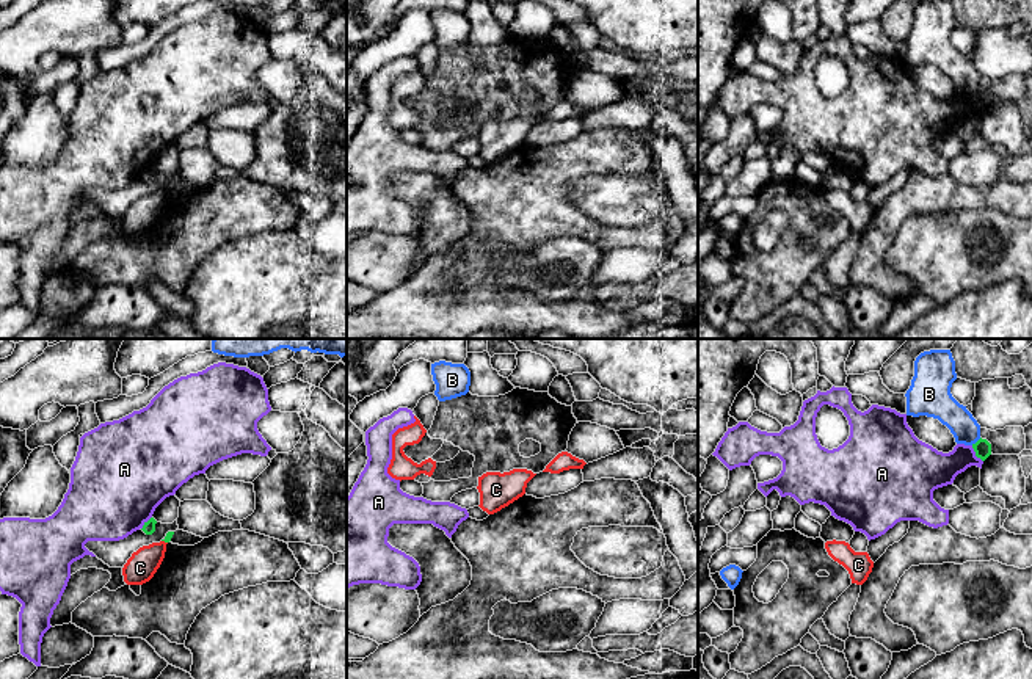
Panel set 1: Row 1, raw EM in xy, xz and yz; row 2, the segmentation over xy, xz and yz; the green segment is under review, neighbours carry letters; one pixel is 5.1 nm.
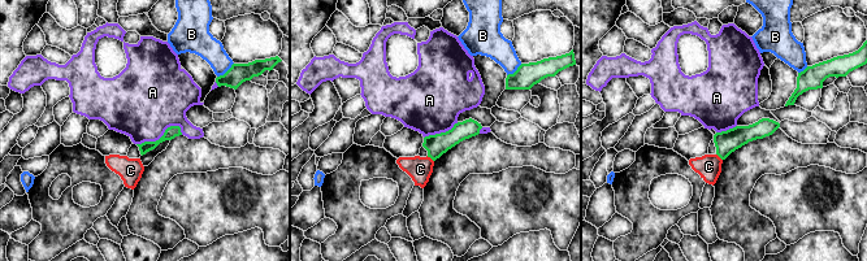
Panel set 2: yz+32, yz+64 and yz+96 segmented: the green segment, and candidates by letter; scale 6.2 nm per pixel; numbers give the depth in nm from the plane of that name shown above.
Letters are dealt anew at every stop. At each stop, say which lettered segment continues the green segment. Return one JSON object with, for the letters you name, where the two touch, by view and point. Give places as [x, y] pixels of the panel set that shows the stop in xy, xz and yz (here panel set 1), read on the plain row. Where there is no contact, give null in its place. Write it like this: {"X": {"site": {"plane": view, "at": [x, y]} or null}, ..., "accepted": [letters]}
{"accepted": []}

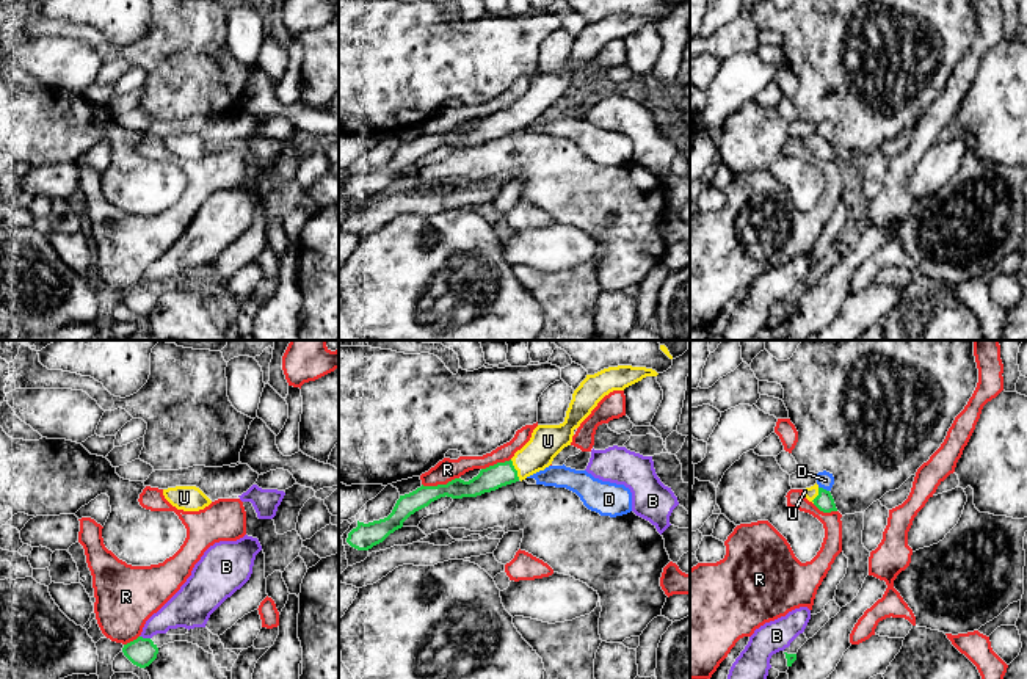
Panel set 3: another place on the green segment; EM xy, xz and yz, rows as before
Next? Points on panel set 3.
{"U": {"site": {"plane": "xz", "at": [515, 118]}}, "accepted": ["U"]}

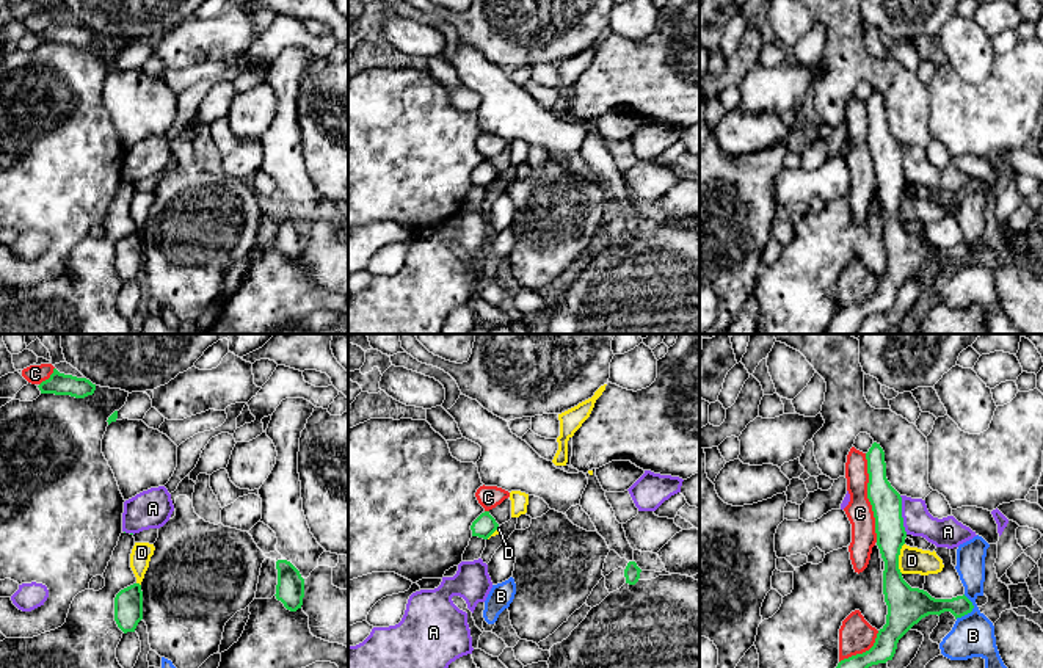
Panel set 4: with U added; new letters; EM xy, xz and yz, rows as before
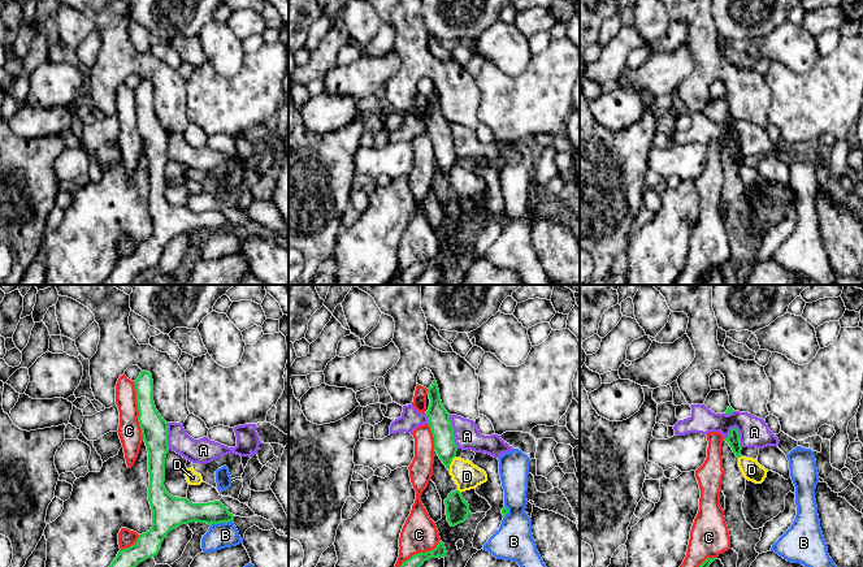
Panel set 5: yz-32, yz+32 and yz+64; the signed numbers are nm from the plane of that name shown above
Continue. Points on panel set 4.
{"accepted": []}

